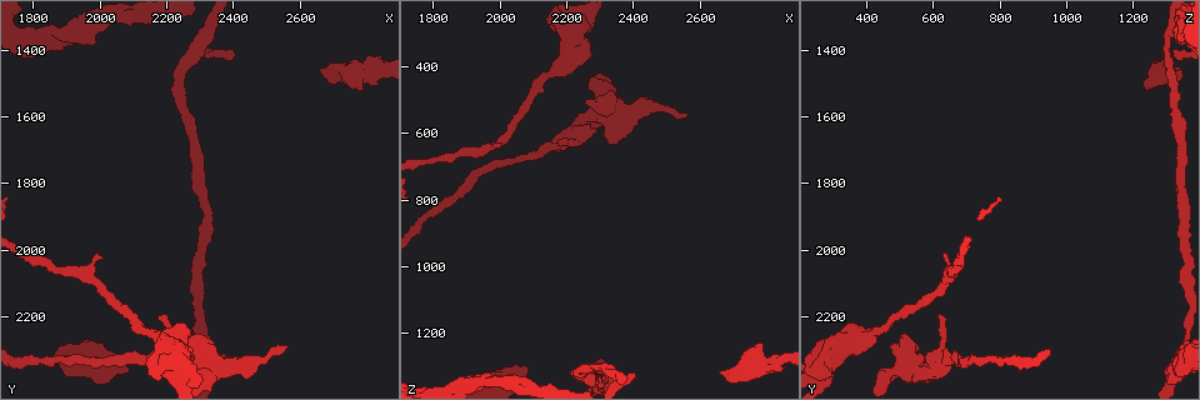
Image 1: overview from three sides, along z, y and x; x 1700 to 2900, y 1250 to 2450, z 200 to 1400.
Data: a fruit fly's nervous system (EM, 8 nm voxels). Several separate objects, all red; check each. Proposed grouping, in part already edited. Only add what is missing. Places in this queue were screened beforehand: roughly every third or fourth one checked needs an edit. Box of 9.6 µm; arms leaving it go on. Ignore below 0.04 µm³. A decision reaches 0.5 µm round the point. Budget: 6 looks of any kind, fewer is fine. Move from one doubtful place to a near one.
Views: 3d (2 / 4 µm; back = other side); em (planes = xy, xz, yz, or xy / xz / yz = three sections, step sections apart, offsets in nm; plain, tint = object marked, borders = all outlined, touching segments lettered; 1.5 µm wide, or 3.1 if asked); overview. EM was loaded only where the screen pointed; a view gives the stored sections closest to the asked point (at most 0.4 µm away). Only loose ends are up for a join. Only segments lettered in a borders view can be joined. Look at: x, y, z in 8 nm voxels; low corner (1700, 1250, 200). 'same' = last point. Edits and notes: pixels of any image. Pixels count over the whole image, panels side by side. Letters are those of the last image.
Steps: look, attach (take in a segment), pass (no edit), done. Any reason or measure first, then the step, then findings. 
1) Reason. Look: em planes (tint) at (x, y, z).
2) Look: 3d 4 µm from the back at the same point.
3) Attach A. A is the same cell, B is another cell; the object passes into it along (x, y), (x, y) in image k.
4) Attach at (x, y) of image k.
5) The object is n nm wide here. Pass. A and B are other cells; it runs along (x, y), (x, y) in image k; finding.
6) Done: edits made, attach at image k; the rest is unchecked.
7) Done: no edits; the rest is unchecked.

Branch stops here. Look: em xy step 4 (borders) at (2660, 1460, 1320).

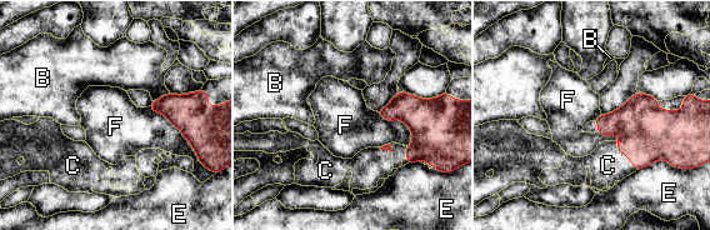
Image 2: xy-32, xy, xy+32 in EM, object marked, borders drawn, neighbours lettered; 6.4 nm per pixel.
Look: em planes (borders) at the same point.

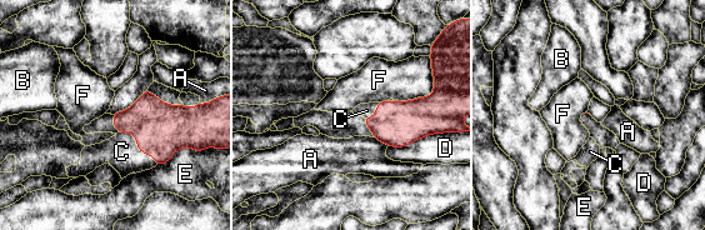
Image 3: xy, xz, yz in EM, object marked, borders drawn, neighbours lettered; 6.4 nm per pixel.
Attach C. C is the same cell, A, B, D, E and F are other cells; the object passes into it along (160, 129), (138, 145), (121, 151) in image 3; it goes on there.

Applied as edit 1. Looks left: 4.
Redraw. Look: overview.

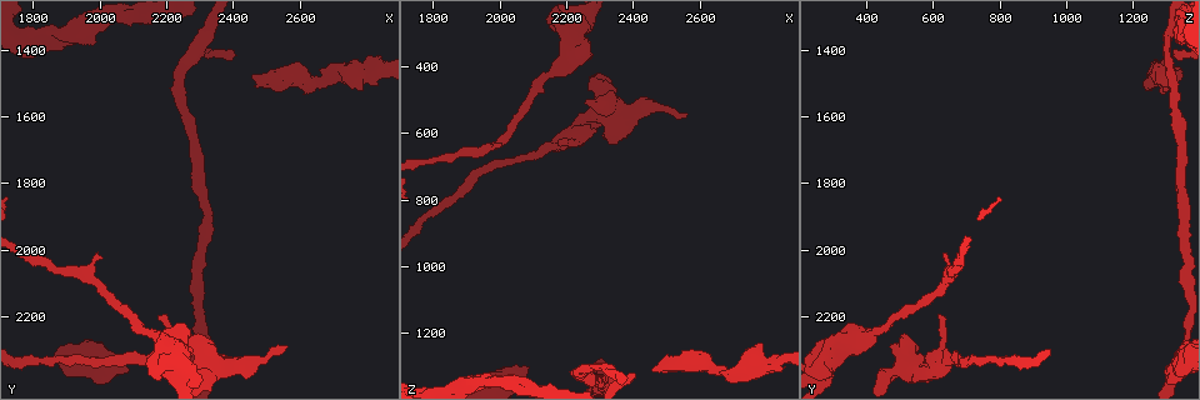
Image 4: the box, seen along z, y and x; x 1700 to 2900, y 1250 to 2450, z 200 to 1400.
Stops while still wide. Look: em xz step 4 (tint) at (2080, 2350, 1300).

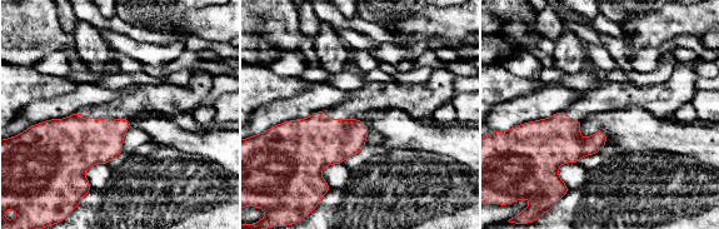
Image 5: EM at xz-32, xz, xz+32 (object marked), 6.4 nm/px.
Look: em xz step 4 (borders) at the same point.

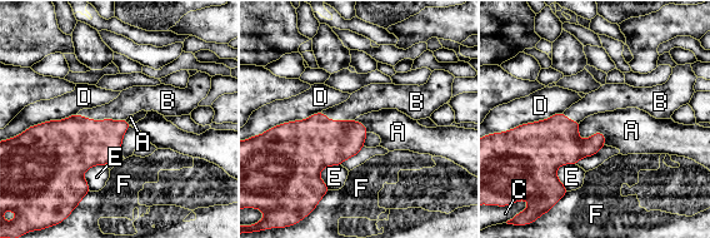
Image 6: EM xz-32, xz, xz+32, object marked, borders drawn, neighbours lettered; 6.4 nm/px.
Attach B. B is the same cell, A, C, D, E and F are other cells; the object passes into it along (73, 145), (101, 120), (131, 100) in image 6; the cell continues.

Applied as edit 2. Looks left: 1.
Done: edits made, attach at image 3, attach at image 6; the rest is unchecked.

